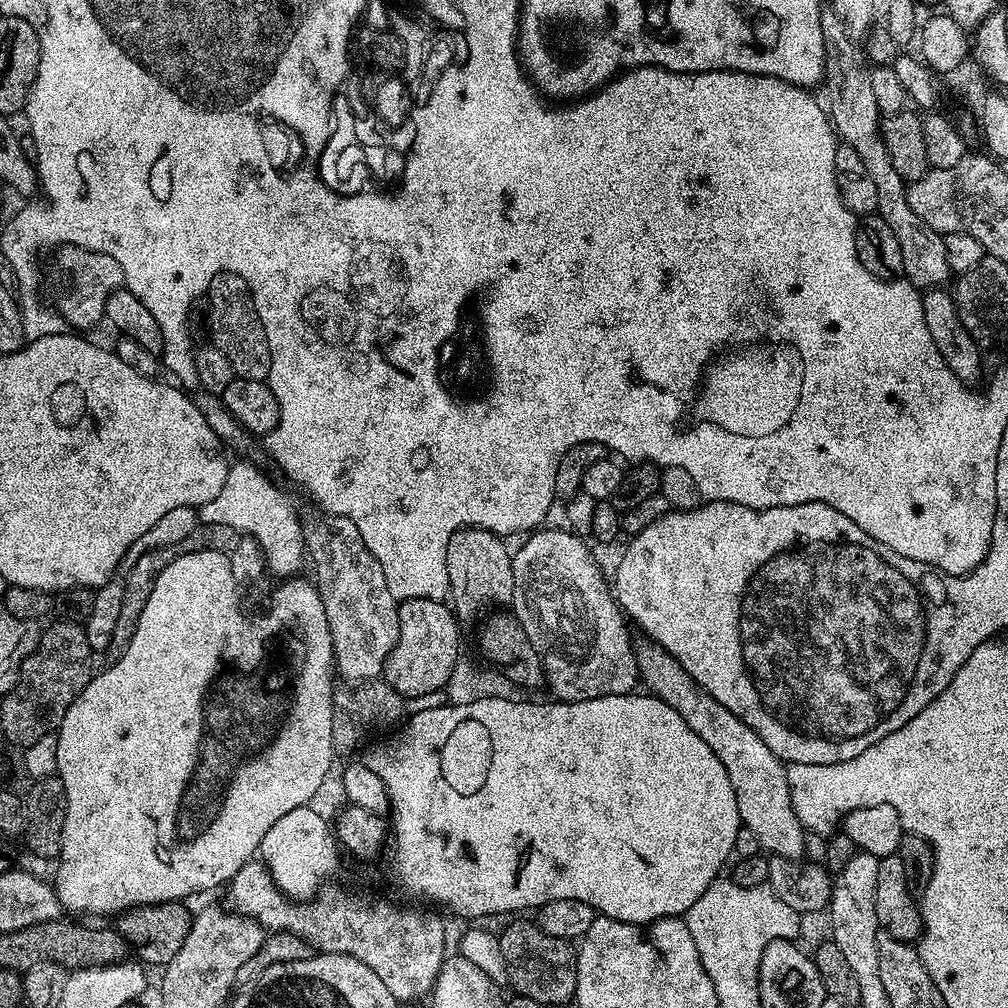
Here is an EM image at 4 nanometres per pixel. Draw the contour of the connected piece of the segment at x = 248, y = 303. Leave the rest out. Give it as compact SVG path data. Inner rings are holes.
M220 272L206 288L206 300L208 296L208 328L212 331L211 343L222 350L232 364L233 373L239 378L248 381L267 381L270 372L270 348L269 339L266 338L265 326L258 317L257 308L254 306L252 294L240 275L233 272Z

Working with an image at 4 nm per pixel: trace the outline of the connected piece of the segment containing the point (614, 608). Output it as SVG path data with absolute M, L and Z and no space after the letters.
M552 528L539 531L533 531L525 539L529 540L520 549L515 549L512 558L514 594L510 608L542 662L547 691L552 691L557 701L566 704L629 695L635 689L632 687L638 684L636 650L634 639L628 633L629 623L616 603L609 581L608 584L604 581L591 550L584 545L587 543L575 532L555 532Z

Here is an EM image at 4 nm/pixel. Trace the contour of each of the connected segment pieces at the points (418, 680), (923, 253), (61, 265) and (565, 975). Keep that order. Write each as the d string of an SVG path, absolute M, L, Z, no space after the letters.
M414 598L399 605L398 642L384 667L383 679L403 698L428 696L447 686L455 664L462 659L460 628L453 609L447 603Z
M831 10L821 11L822 32L824 34L824 79L828 84L828 100L826 111L832 121L836 135L841 141L854 146L854 151L860 155L870 178L878 190L878 206L876 212L894 230L898 237L898 246L902 249L903 275L908 283L916 285L921 290L938 288L947 285L948 276L953 270L946 258L946 242L941 233L934 231L914 210L910 210L908 201L908 184L894 170L890 150L884 141L882 131L882 113L874 98L874 82L872 68L859 48L857 41L848 35L838 14Z
M73 244L63 245L55 256L56 272L60 275L60 297L57 298L55 307L58 309L60 317L72 330L94 327L99 320L105 319L104 307L110 294L114 294L114 290L124 287L122 266L118 266L118 262L114 262L114 258L110 258L110 254L76 248Z
M512 918L499 933L502 946L502 958L506 958L508 984L517 996L534 998L534 1002L542 1002L546 1006L564 1004L573 999L578 982L578 966L576 965L577 949L569 941L554 938L546 934L539 923L532 924L528 918Z

